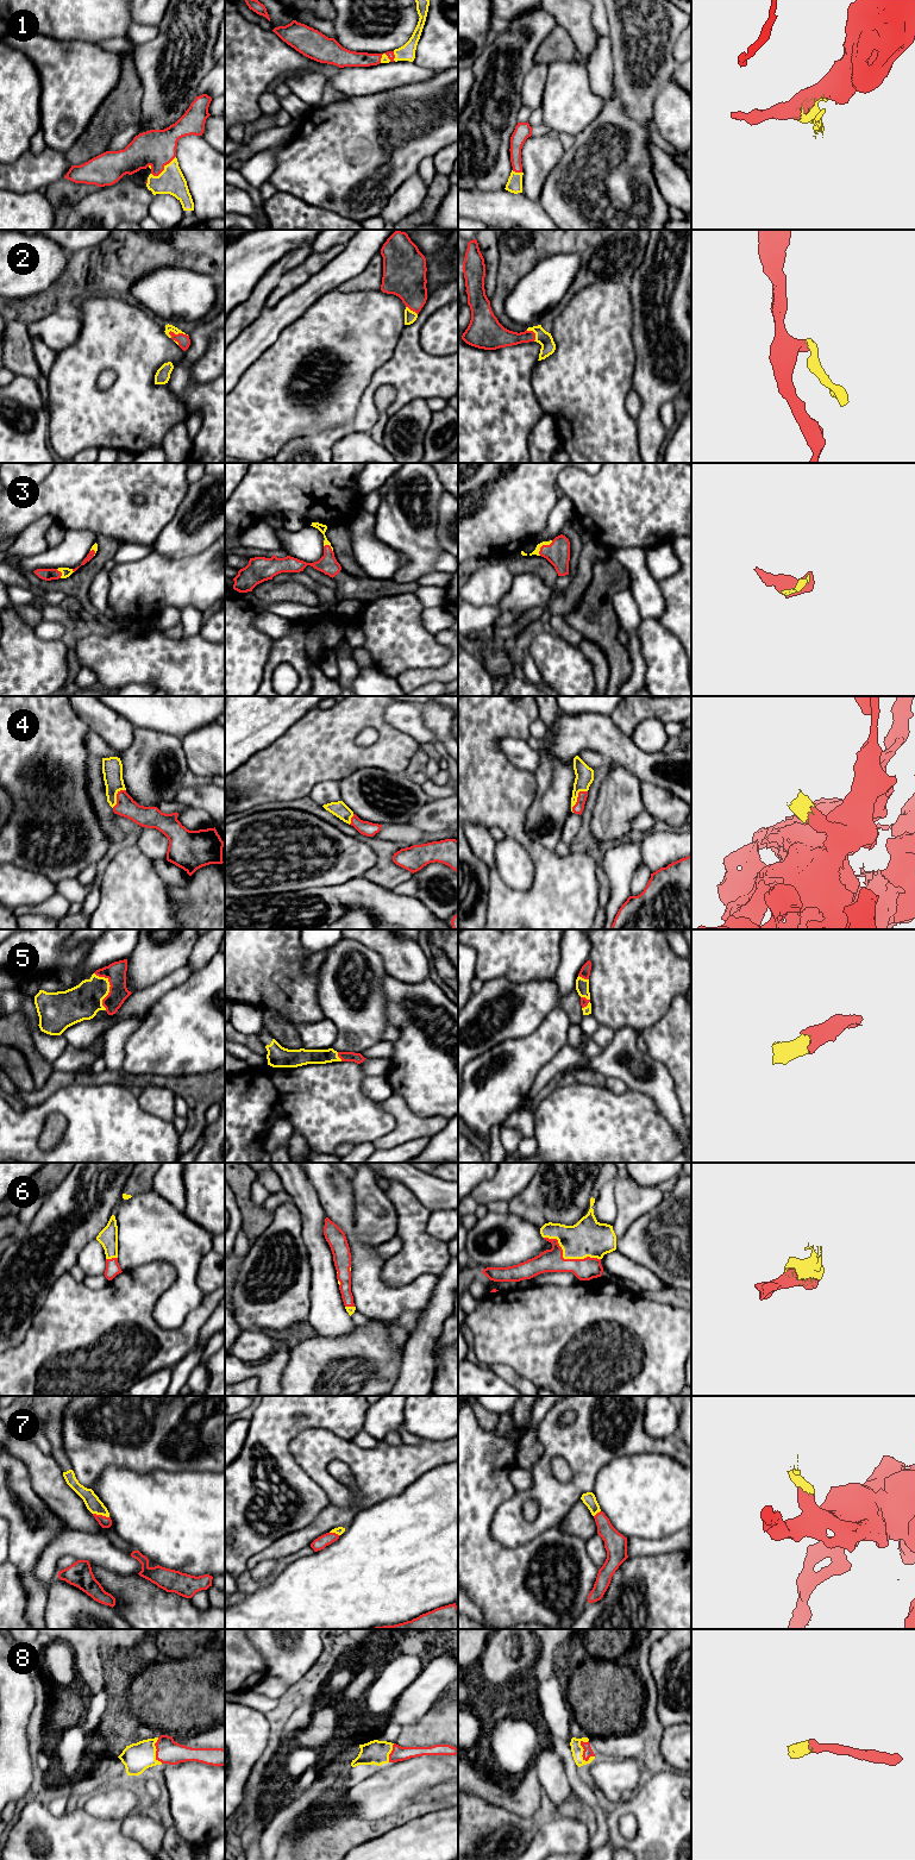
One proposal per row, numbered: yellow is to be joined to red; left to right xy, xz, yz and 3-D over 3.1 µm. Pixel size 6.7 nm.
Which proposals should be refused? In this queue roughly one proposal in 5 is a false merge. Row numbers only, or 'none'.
none

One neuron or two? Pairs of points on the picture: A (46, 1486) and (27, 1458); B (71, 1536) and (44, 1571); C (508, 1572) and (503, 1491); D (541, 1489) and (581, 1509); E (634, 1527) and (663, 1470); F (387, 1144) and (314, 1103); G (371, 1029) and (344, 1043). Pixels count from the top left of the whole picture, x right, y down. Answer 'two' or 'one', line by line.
A: one
B: one
C: one
D: two
E: one
F: two
G: one

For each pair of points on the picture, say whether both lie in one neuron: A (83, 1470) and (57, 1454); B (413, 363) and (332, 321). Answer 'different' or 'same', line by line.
A: different
B: different

